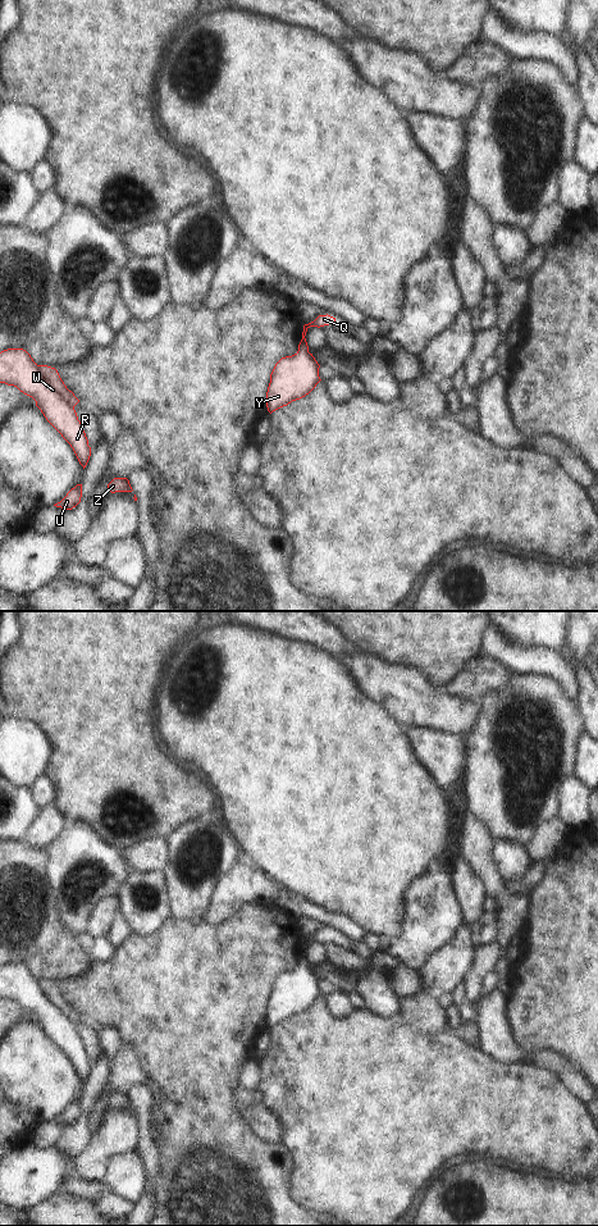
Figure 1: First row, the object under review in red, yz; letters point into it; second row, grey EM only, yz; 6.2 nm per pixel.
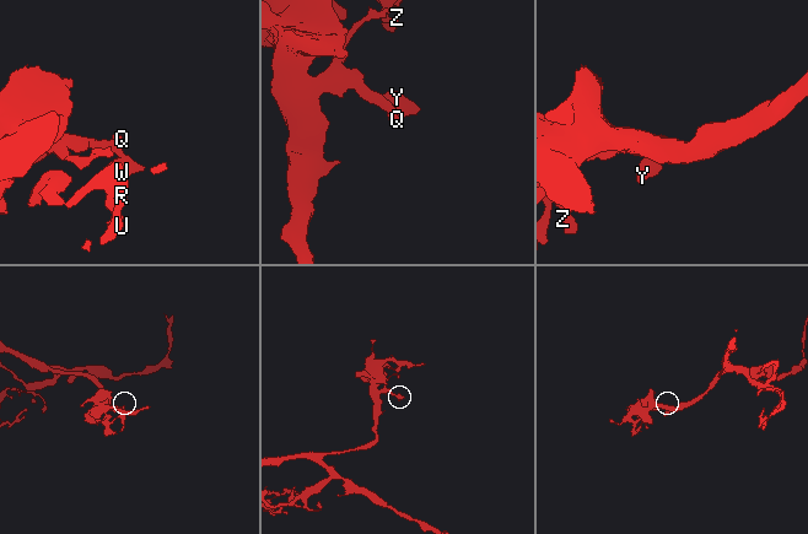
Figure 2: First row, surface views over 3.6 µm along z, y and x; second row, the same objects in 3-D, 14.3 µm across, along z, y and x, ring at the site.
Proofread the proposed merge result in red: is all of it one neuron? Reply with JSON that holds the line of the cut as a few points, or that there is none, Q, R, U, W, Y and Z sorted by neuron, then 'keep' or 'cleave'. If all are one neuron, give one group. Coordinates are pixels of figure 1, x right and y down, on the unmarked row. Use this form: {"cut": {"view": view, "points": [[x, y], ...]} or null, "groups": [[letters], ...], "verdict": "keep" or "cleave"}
{"cut": null, "groups": [["Q", "R", "U", "W", "Y", "Z"]], "verdict": "keep"}

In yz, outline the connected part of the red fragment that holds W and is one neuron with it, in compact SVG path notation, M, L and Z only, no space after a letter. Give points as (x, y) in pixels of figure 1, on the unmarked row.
M8 963L0 967L0 998L14 1001L36 1016L36 1021L70 1059L85 1084L91 1062L74 1025L79 1015L67 1003L58 985L37 980L23 963Z

